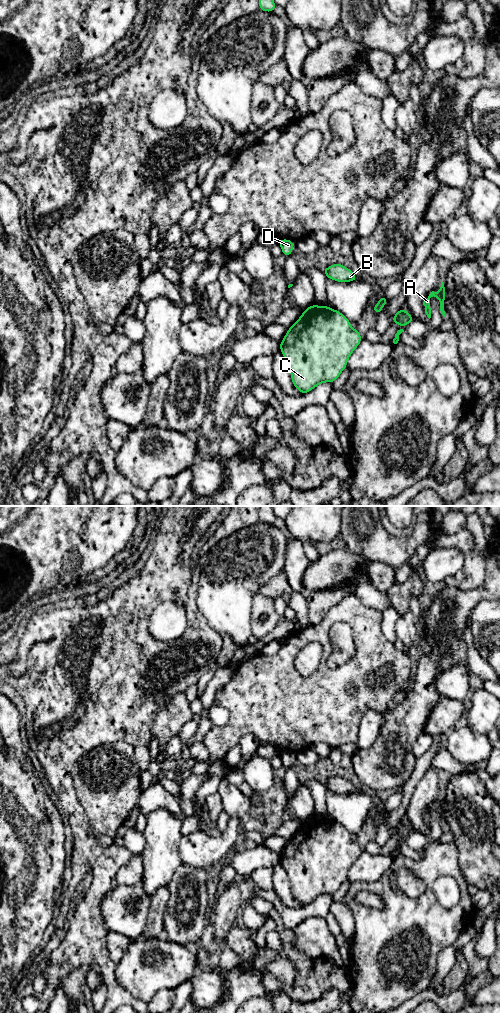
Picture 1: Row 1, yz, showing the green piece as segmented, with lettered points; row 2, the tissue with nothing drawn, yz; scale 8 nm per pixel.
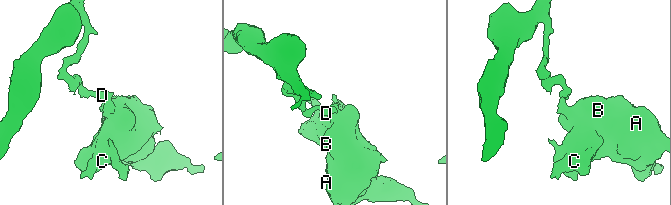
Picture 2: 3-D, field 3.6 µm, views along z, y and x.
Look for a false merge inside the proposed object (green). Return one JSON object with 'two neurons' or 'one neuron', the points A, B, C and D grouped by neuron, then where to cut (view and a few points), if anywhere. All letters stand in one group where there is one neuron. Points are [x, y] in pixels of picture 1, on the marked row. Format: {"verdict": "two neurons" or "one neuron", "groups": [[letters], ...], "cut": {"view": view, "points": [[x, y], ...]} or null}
{"verdict": "two neurons", "groups": [["A", "B", "C"], ["D"]], "cut": {"view": "yz", "points": [[280, 239], [278, 243]]}}

